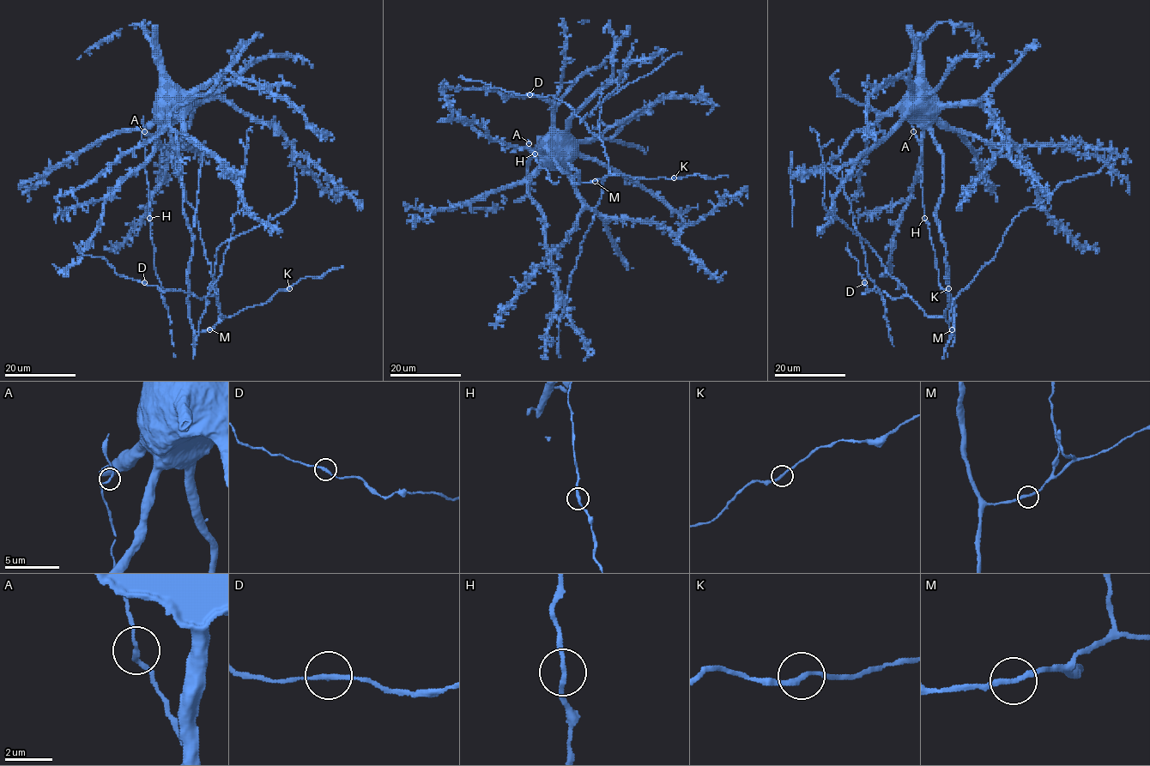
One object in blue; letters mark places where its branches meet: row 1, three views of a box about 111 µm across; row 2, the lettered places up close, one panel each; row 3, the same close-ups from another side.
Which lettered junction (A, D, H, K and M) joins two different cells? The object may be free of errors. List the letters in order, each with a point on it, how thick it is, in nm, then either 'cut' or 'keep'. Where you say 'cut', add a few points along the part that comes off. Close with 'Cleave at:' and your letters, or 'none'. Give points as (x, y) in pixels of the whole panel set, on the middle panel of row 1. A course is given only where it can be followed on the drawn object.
A: place (529, 143); calibre 170 nm; keep
D: place (529, 94); calibre 200 nm; keep
H: place (535, 153); calibre 200 nm; keep
K: place (674, 177); calibre 200 nm; keep
M: place (595, 181); calibre 240 nm; keep
Cleave at: none

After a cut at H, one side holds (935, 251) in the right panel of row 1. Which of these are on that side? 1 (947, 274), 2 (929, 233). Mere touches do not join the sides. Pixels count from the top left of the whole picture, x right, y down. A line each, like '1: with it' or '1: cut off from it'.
1: cut off from it
2: with it

